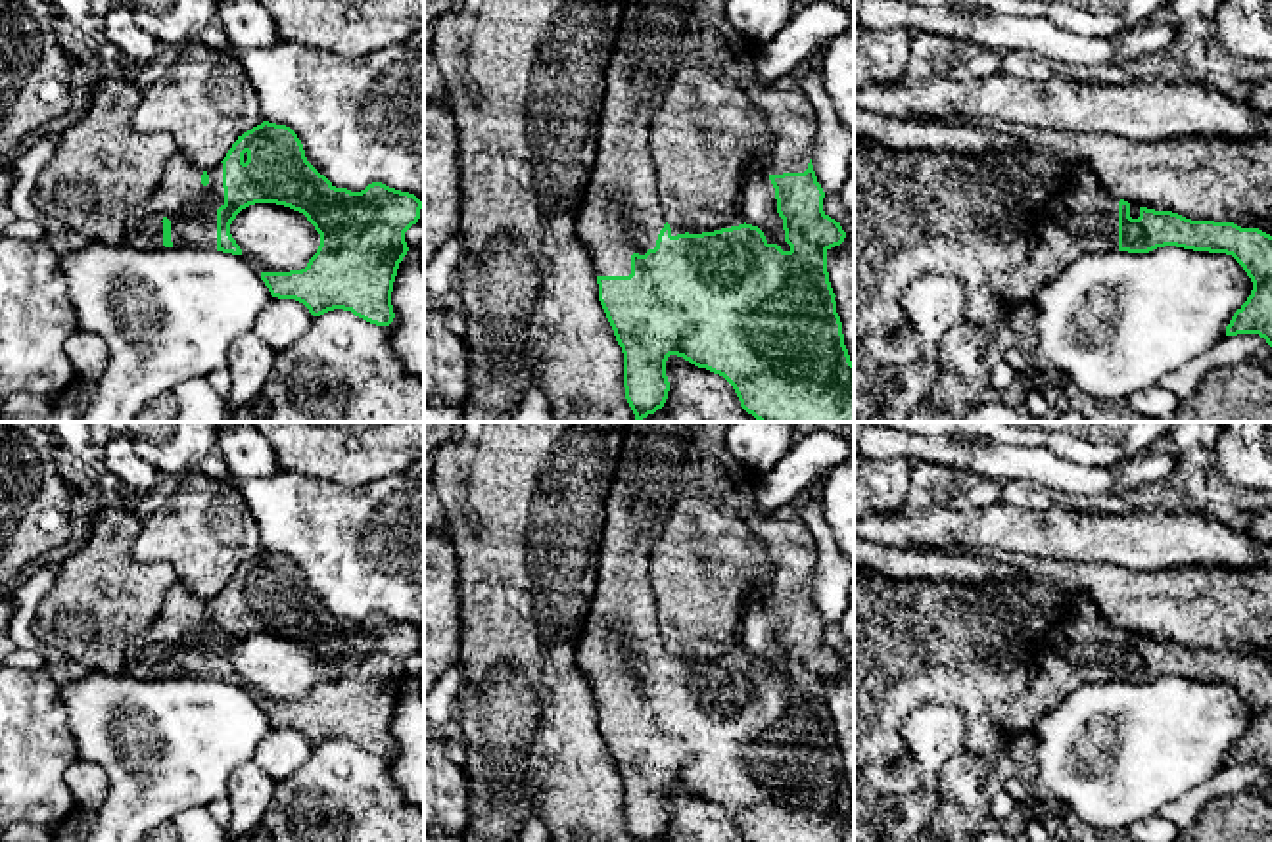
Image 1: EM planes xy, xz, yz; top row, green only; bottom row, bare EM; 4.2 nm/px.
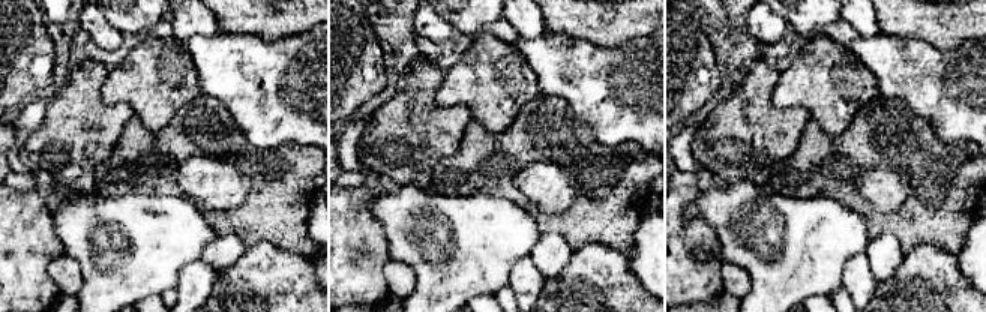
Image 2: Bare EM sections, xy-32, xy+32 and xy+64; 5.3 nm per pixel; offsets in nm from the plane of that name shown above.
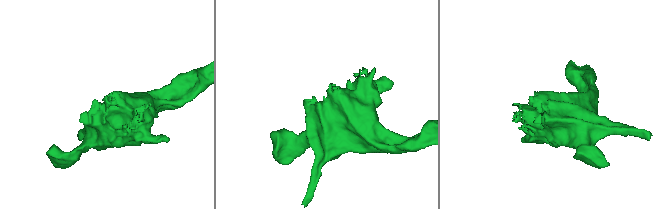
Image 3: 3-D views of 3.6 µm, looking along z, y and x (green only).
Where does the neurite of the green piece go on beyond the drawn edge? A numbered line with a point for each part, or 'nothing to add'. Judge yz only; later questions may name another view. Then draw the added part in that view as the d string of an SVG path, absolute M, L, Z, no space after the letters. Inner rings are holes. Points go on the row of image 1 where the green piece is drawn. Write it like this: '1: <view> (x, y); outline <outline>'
1: yz (1083, 217); outline M1076 165L1065 178L1059 194L1049 201L1048 211L1034 230L1036 246L1025 265L996 274L992 292L1009 309L1032 299L1034 292L1048 280L1063 272L1080 255L1097 251L1119 251L1119 201L1099 182L1086 165Z

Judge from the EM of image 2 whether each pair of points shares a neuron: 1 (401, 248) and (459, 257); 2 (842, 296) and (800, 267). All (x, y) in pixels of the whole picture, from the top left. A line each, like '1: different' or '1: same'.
1: same
2: different

